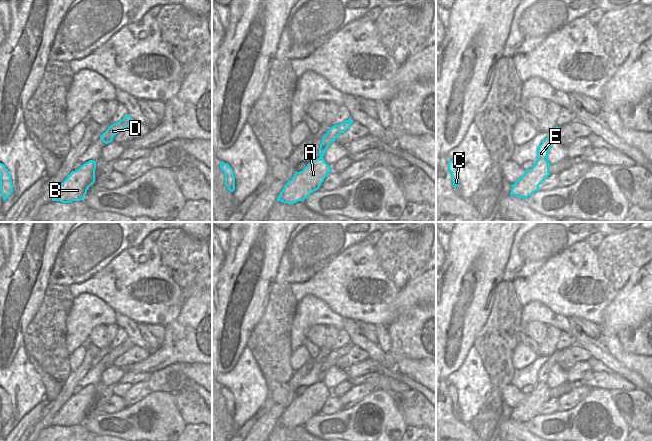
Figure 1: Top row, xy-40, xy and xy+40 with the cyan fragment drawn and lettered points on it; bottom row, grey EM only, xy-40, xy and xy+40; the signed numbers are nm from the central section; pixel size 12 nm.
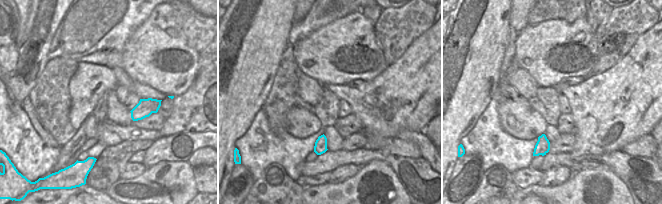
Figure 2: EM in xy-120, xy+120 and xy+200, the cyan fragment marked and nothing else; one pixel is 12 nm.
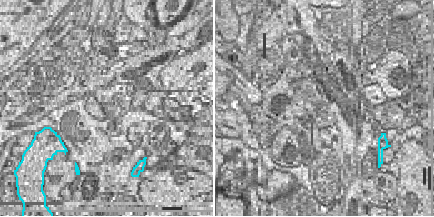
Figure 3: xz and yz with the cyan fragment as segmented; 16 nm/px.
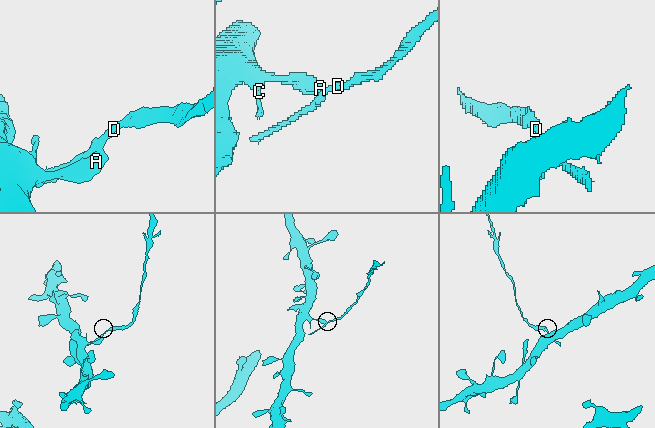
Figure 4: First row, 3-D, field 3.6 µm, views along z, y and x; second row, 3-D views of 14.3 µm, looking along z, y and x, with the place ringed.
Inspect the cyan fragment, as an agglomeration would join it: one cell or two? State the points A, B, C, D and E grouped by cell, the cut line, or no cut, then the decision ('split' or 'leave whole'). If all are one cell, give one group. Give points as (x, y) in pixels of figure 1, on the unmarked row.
A B C / D E; cut in xy+40 along (538, 382), (545, 383); split

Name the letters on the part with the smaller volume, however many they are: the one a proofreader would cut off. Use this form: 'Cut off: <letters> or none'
Cut off: D, E

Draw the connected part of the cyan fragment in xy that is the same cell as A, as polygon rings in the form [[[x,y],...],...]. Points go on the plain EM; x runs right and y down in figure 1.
[[[323,381],[310,385],[300,396],[296,396],[280,416],[277,425],[293,428],[304,425],[312,416],[318,414],[325,401],[331,396]]]

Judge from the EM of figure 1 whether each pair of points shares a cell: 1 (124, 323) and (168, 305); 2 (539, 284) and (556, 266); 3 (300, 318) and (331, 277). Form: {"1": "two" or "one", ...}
{"1": "two", "2": "one", "3": "two"}

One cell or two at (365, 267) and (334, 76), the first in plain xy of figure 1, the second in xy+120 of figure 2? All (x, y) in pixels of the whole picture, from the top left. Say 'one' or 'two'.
one

